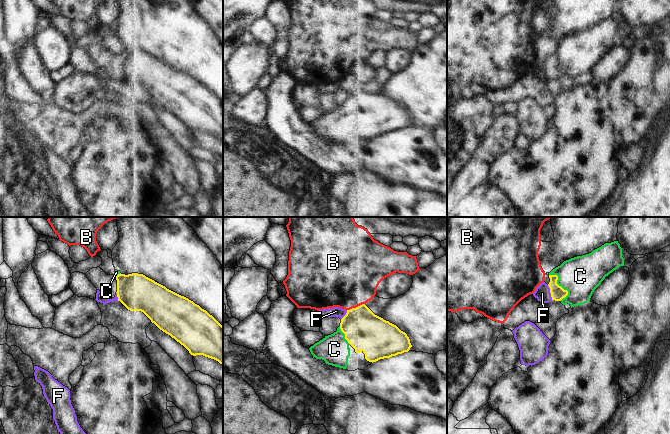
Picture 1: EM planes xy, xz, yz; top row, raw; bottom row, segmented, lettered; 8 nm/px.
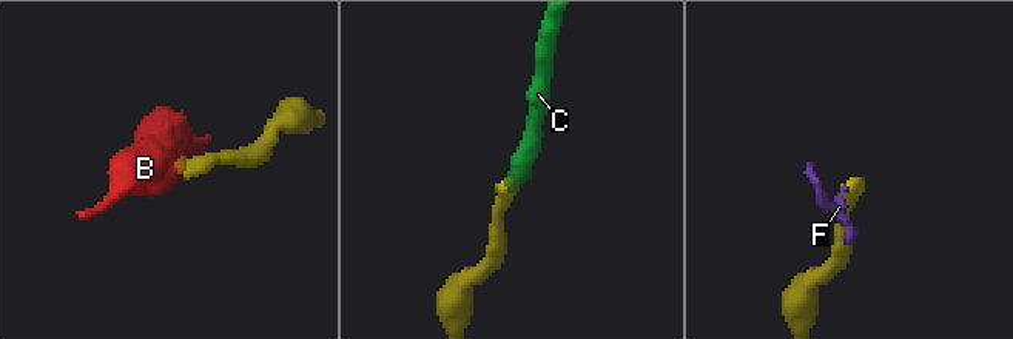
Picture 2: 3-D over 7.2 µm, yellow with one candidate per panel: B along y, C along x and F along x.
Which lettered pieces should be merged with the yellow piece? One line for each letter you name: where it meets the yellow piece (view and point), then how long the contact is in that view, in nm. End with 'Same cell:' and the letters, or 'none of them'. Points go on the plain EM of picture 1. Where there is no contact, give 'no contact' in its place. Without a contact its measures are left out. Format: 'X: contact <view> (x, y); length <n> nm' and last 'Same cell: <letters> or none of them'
C: contact yz (558, 61); length 240 nm
Same cell: C

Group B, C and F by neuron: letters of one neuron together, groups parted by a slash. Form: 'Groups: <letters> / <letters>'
Groups: B / C / F

